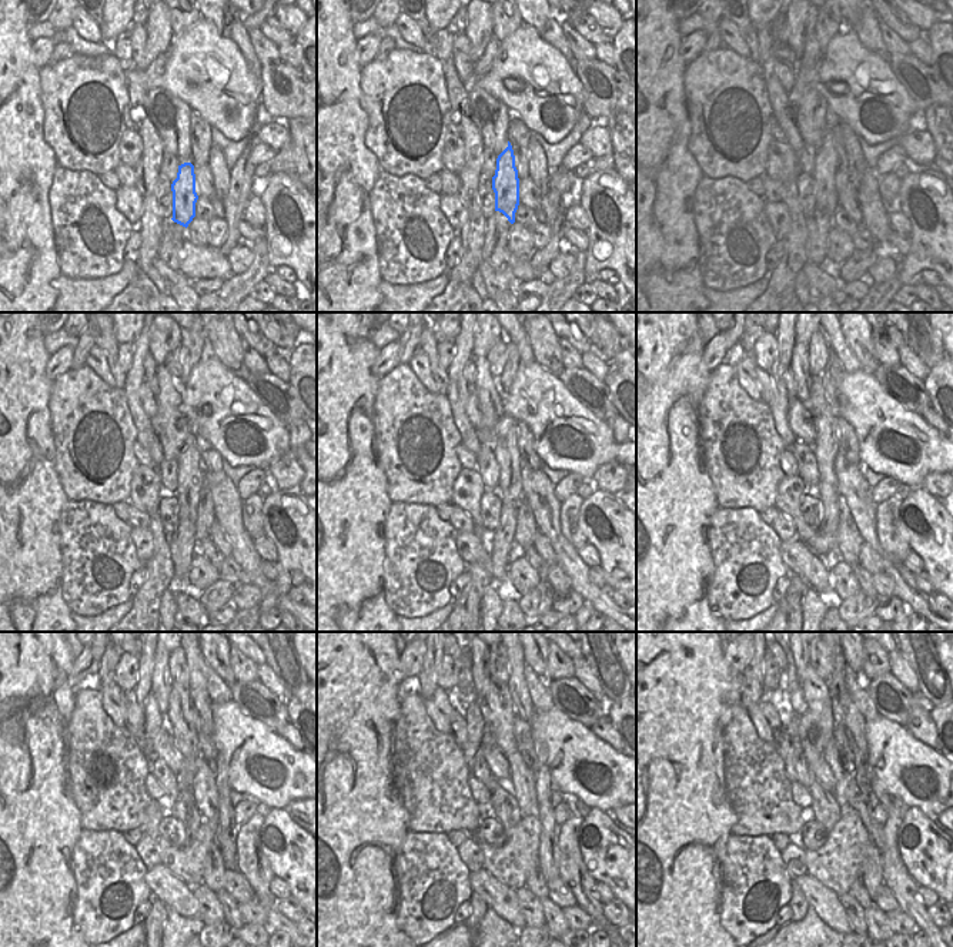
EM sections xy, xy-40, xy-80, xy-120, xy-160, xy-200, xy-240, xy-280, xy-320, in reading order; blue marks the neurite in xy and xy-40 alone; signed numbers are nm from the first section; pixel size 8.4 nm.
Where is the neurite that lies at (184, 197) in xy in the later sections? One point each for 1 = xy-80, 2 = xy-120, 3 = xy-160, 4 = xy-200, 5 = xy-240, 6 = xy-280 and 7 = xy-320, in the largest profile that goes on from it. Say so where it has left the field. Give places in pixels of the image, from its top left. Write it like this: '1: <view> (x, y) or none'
1: xy-80 (826, 159)
2: xy-120 (191, 468)
3: xy-160 (507, 452)
4: xy-200 (825, 412)
5: xy-240 (181, 716)
6: xy-280 (500, 712)
7: xy-320 (816, 693)

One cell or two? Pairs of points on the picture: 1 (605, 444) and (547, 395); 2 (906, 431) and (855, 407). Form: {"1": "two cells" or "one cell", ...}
{"1": "one cell", "2": "one cell"}

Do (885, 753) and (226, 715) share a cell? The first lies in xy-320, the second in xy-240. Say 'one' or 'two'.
one

